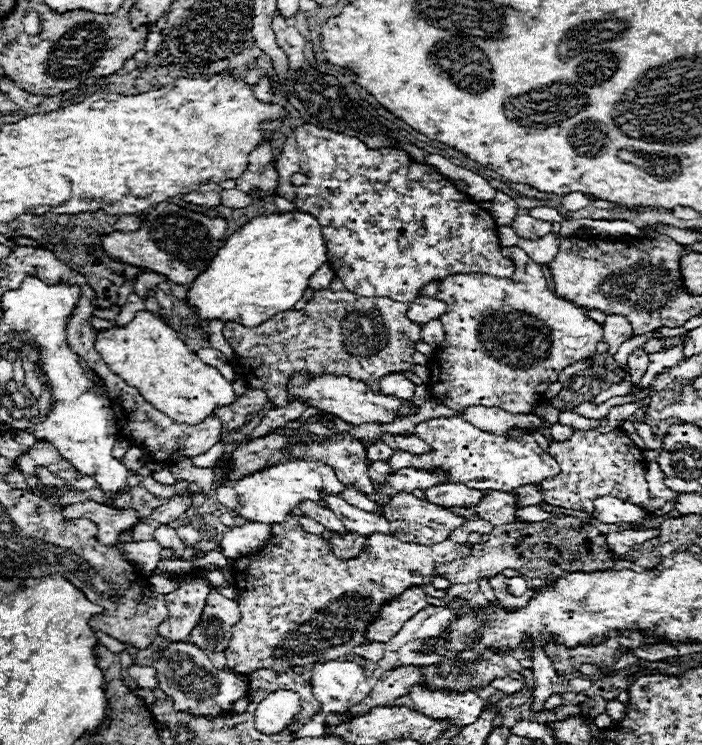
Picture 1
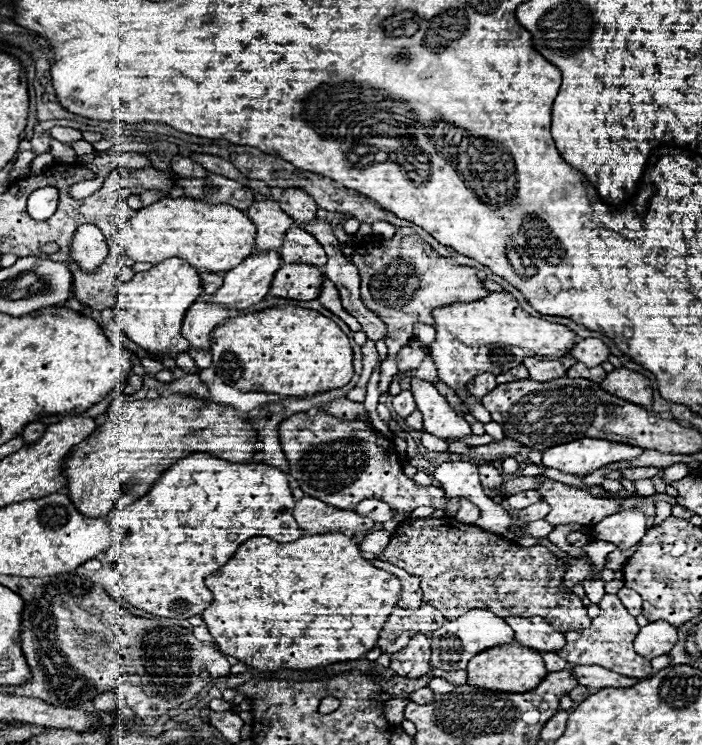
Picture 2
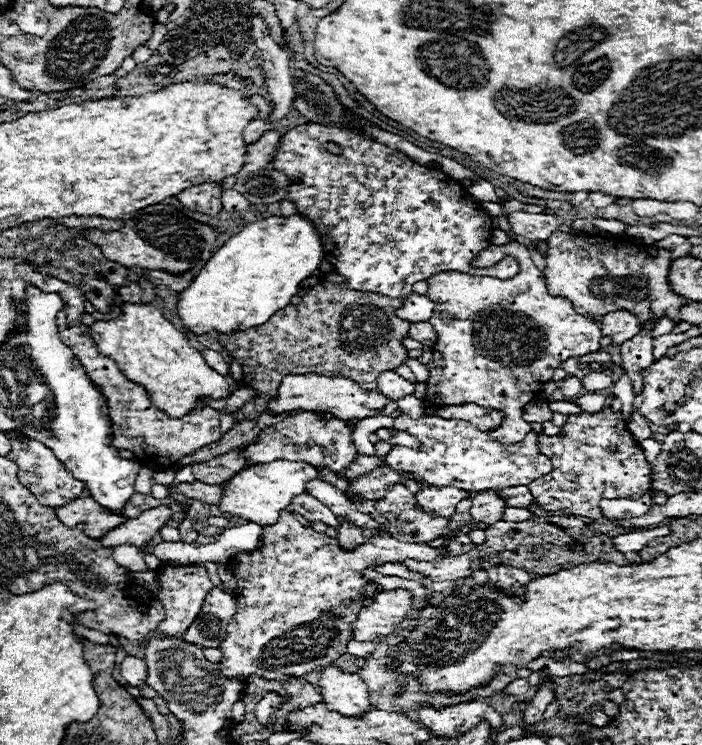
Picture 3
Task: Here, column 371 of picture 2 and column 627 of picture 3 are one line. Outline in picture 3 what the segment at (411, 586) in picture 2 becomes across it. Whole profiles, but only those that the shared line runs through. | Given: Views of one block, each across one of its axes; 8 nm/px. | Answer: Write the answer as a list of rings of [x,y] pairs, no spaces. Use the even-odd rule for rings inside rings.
[[[534,516],[524,522],[504,522],[500,520],[502,528],[490,526],[490,554],[486,558],[492,564],[506,562],[510,566],[522,570],[534,570],[536,576],[554,574],[562,568],[570,568],[584,562],[616,562],[628,564],[626,556],[618,552],[612,544],[612,538],[600,532],[590,530],[584,522],[568,516]]]

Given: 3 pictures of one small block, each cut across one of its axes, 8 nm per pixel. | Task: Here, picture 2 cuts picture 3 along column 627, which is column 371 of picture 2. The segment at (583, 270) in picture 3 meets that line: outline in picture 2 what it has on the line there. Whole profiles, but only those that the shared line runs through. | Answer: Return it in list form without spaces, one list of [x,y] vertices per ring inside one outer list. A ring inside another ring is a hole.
[[[398,228],[390,240],[374,240],[360,246],[352,254],[352,262],[360,272],[360,288],[364,304],[376,312],[388,324],[388,360],[380,366],[382,380],[379,382],[381,394],[388,392],[390,378],[398,372],[396,356],[412,338],[412,322],[424,320],[434,324],[430,312],[440,306],[456,302],[476,302],[488,292],[482,288],[480,278],[474,268],[450,264],[448,258],[438,256],[430,244],[416,234],[414,228]]]

